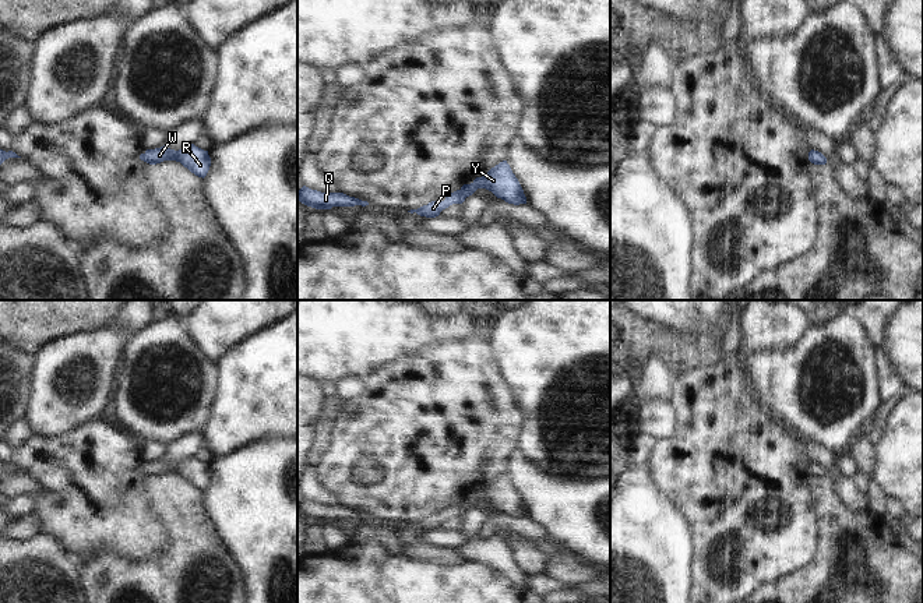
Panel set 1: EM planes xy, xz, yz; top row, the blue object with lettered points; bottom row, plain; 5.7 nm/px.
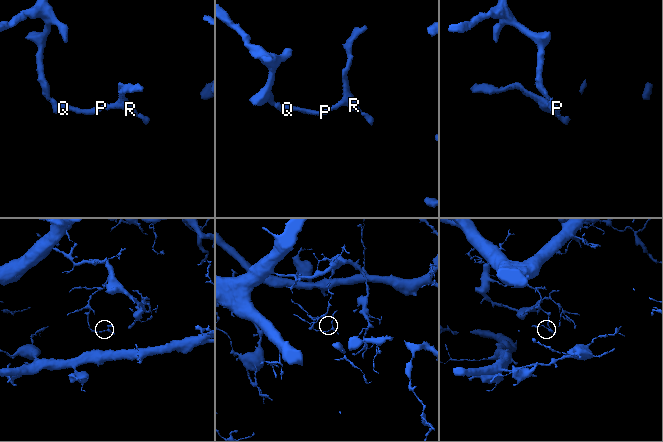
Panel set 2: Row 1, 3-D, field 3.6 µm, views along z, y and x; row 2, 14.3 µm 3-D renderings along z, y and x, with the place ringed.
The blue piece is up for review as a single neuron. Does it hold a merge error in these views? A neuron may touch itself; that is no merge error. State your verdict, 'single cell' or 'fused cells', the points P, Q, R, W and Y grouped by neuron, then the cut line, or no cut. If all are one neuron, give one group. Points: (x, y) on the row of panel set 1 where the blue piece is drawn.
single cell; groups P Q R W Y; cut none

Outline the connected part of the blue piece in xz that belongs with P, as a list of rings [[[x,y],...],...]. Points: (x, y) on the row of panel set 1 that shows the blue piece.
[[[503,161],[492,168],[485,176],[476,177],[471,184],[464,184],[459,190],[445,195],[444,201],[431,201],[427,205],[408,212],[416,212],[426,218],[436,218],[450,205],[462,204],[465,198],[472,195],[478,188],[486,188],[508,204],[526,204],[526,197],[518,179],[512,173],[507,161]]]

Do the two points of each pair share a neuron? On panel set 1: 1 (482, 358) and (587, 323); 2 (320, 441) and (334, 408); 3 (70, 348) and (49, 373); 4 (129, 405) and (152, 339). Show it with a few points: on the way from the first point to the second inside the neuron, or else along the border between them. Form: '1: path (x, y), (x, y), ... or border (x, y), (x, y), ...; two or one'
1: border (486, 342), (507, 384); two
2: path (323, 433), (328, 416); one
3: path (69, 353), (55, 367); one
4: path (131, 388), (150, 366), (150, 356); one

